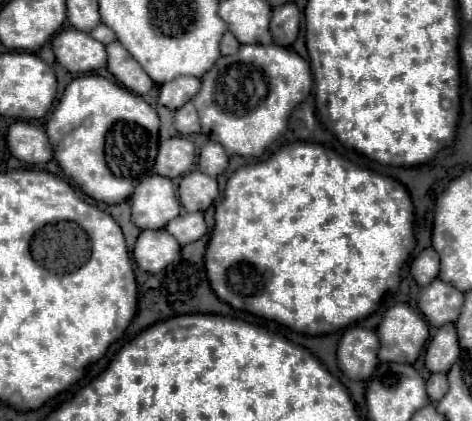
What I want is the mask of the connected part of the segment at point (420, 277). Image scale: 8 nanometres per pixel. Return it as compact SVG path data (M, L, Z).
M432 247L424 249L410 265L410 273L414 277L414 281L418 285L428 285L428 281L432 281L438 275L438 257L436 251Z

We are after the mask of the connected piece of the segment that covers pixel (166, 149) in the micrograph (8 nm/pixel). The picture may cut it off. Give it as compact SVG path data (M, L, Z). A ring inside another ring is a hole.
M170 137L160 141L154 169L164 177L180 177L186 175L194 165L194 143L186 137Z

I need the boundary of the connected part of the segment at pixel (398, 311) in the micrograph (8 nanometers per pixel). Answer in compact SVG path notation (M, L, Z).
M406 303L390 307L378 325L378 359L414 363L428 339L428 323Z

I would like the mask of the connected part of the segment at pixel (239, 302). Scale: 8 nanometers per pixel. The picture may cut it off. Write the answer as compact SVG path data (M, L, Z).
M298 141L284 145L265 161L242 166L228 179L226 191L224 191L224 201L222 201L222 205L216 207L216 225L214 225L212 237L206 247L204 263L206 263L210 287L230 307L250 311L258 317L276 321L276 323L286 325L304 335L324 335L324 333L344 329L346 325L350 325L354 321L362 321L364 317L368 317L368 313L372 313L372 309L380 303L380 299L386 293L392 293L398 289L400 267L406 263L406 259L414 247L413 227L414 207L410 201L410 195L402 183L391 177L364 169L335 151L326 149L321 144Z

